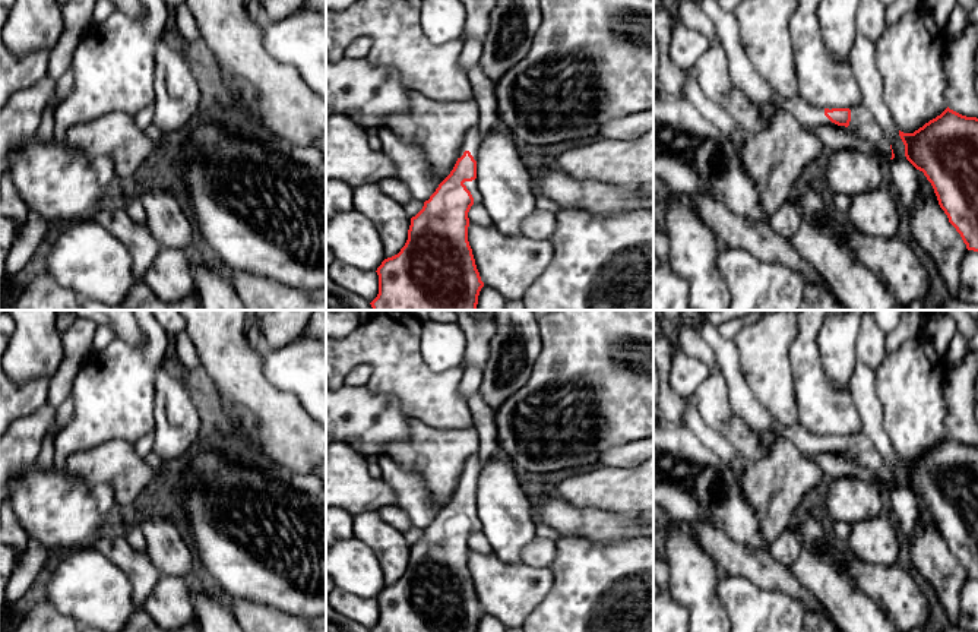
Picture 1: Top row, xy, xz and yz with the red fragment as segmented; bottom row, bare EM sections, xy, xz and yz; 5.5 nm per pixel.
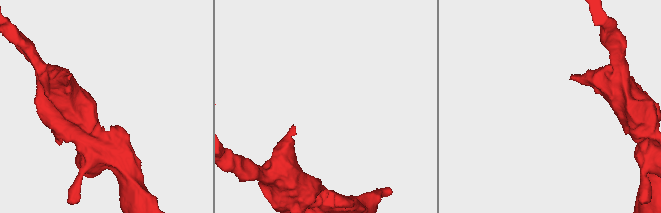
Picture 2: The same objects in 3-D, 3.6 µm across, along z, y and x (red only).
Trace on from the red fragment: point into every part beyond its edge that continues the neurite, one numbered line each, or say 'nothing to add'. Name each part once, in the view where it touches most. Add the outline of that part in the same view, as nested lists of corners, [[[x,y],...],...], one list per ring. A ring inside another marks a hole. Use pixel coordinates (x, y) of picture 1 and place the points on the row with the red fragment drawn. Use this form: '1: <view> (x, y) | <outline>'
1: xz (472, 186) | [[[475,178],[472,181],[465,181],[463,184],[471,192],[471,195],[474,198],[474,203],[481,203],[482,198],[481,198],[481,193],[478,190],[478,180]]]

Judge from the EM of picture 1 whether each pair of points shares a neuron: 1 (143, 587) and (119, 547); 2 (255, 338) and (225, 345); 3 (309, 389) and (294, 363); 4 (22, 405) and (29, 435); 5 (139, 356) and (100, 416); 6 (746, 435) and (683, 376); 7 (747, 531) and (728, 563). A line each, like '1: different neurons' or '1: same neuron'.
1: same neuron
2: different neurons
3: same neuron
4: different neurons
5: same neuron
6: different neurons
7: different neurons

